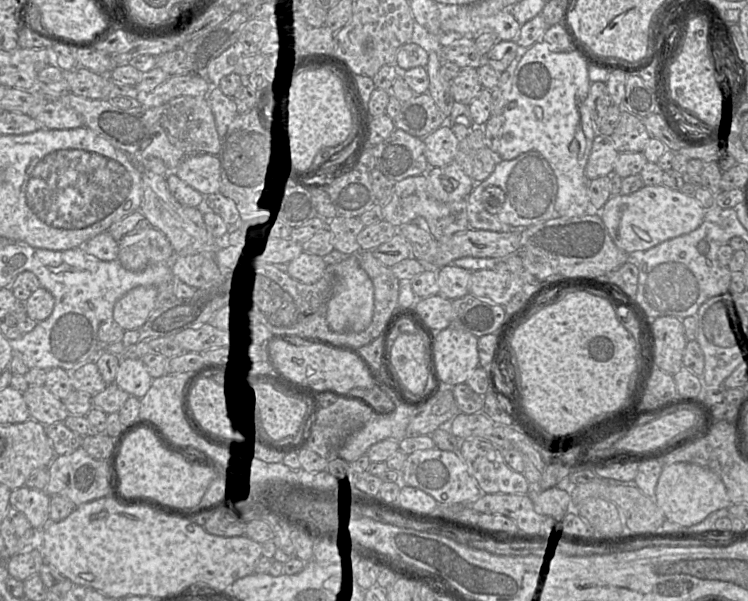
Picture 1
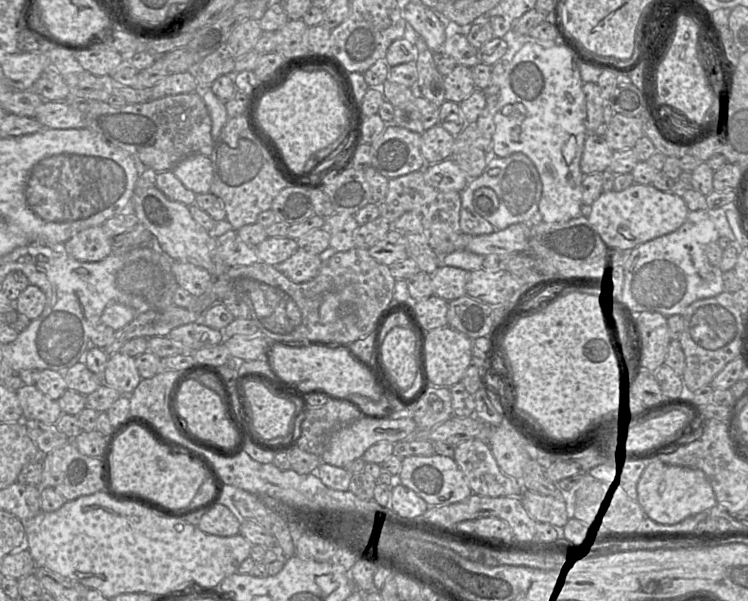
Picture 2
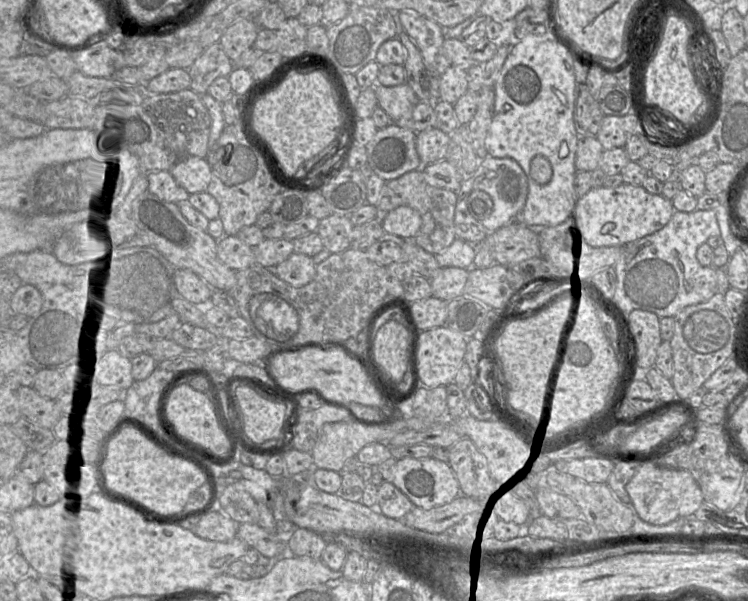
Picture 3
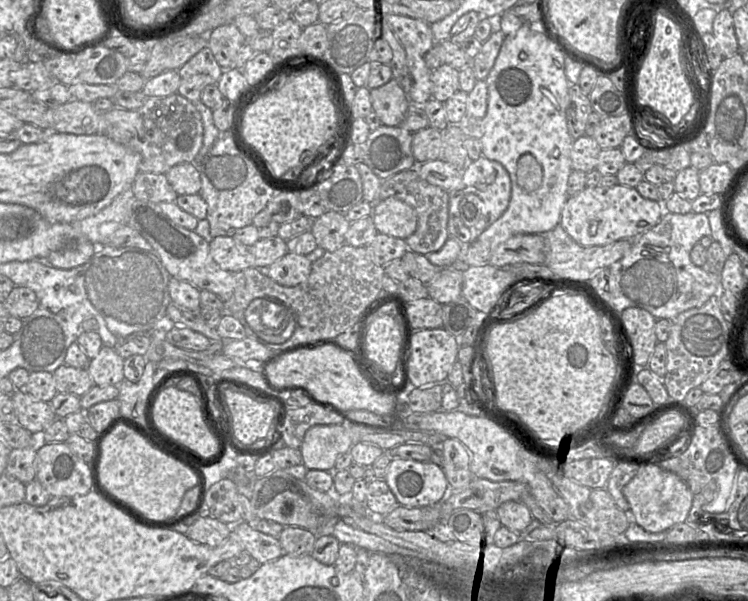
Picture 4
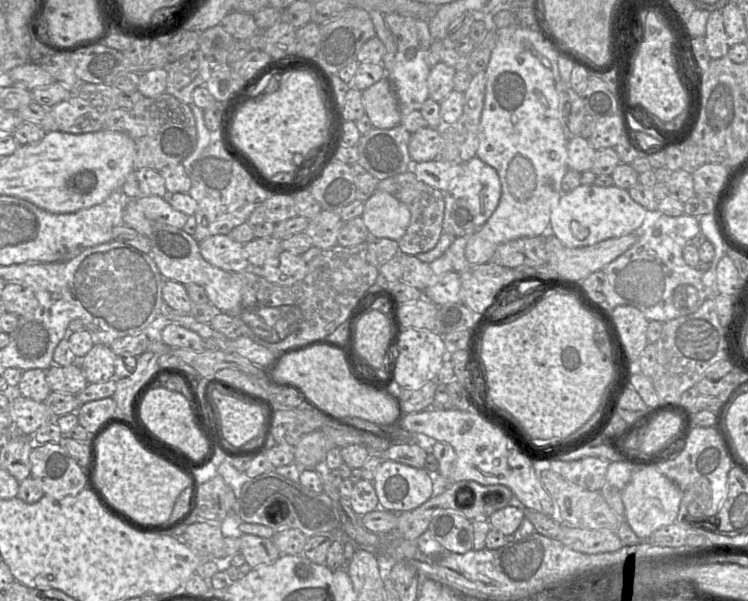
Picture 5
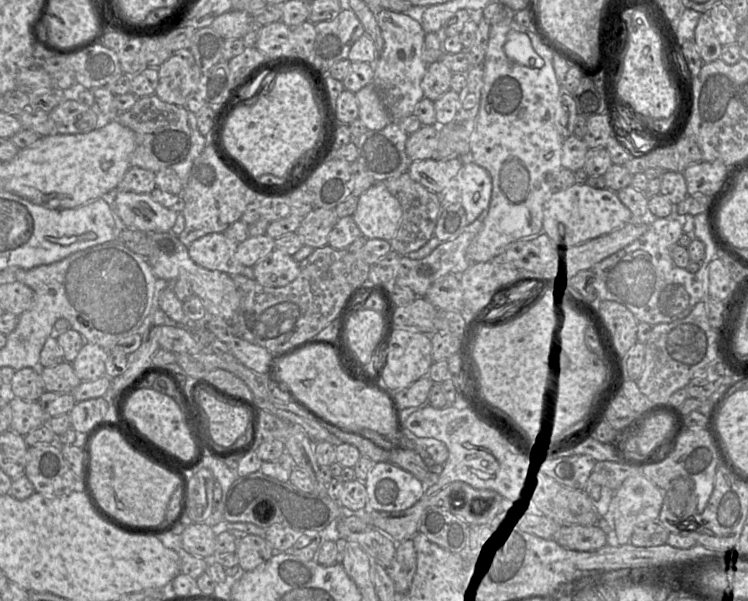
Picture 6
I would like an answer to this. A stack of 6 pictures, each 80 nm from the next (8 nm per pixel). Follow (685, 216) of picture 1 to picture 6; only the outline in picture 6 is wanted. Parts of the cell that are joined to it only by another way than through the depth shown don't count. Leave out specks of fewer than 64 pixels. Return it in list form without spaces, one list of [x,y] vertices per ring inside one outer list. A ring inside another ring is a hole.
[[[574,184],[563,191],[554,192],[545,203],[542,232],[556,248],[571,248],[608,234],[632,220],[631,211],[620,201],[617,192]]]

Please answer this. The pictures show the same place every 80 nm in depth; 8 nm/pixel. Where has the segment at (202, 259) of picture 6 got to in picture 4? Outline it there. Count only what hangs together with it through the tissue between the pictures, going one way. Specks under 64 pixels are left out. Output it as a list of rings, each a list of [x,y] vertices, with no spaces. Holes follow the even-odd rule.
[[[218,236],[209,241],[209,251],[214,261],[224,270],[238,272],[254,267],[250,247],[231,236]]]

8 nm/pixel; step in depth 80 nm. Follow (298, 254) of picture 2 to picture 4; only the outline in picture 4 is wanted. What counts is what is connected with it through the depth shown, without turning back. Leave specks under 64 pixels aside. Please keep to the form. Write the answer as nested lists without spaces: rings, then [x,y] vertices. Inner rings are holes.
[[[288,252],[268,267],[267,275],[282,286],[293,287],[308,279],[311,266],[306,256]]]

